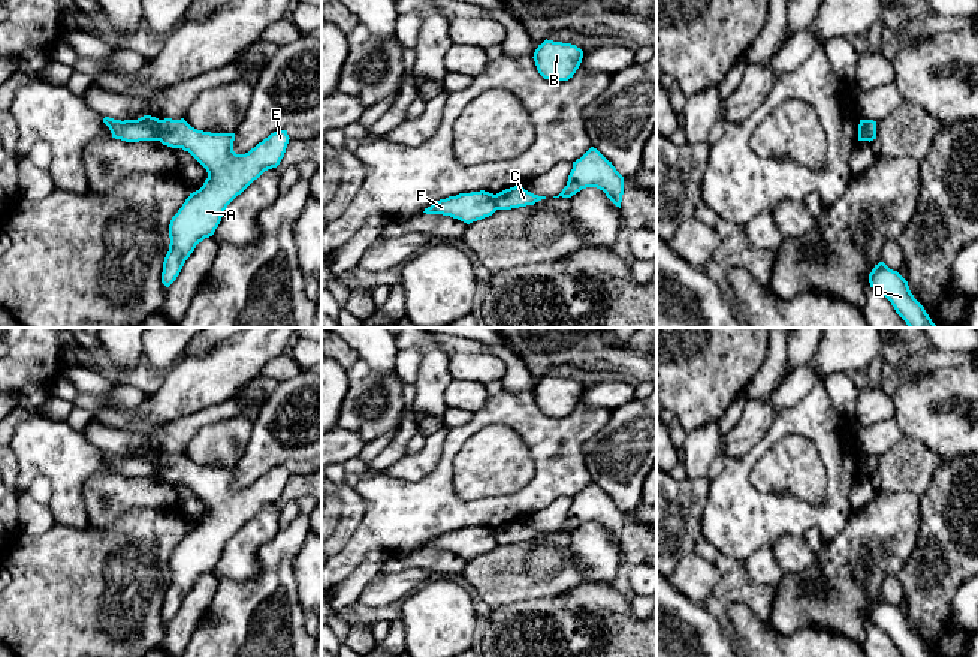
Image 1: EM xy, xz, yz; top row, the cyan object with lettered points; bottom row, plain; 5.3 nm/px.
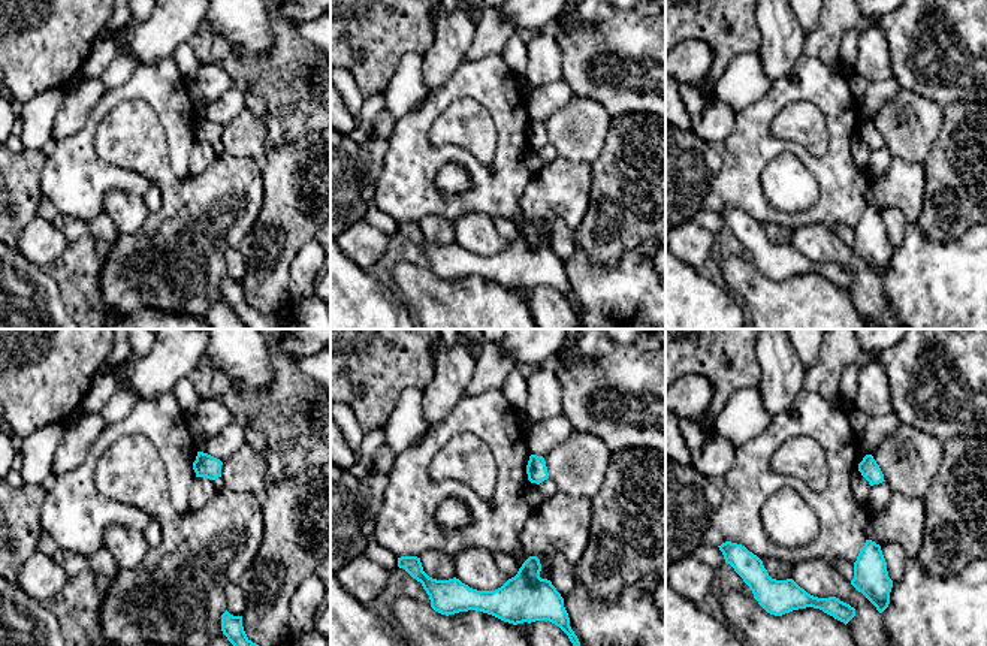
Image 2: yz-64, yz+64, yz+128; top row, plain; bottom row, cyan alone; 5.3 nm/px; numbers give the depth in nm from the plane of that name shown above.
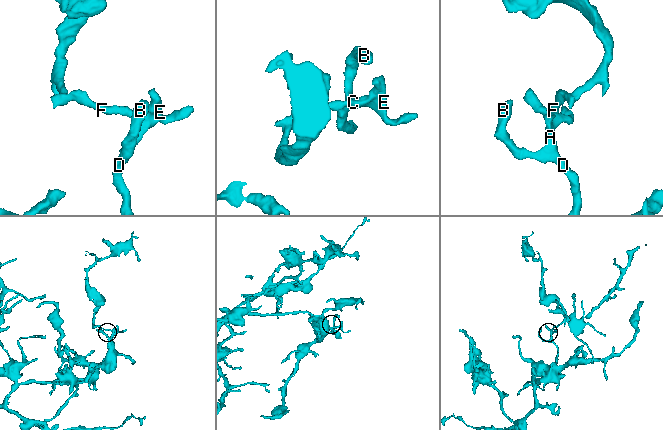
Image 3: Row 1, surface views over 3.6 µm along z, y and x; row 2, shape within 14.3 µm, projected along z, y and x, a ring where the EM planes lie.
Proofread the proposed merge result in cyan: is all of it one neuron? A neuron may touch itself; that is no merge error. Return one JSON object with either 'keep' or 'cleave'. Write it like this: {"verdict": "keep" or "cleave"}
{"verdict": "cleave"}

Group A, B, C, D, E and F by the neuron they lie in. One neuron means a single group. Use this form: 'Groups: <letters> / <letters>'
Groups: A B C D E / F

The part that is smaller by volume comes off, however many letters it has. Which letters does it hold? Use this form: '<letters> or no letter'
F

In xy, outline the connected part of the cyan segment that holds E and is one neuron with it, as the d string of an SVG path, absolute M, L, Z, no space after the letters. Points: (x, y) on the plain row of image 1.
M184 453L160 455L159 476L172 483L188 486L208 507L203 521L190 528L169 560L169 587L163 597L162 618L169 623L179 611L196 581L214 570L227 540L265 506L277 503L289 479L287 465L277 465L245 489L233 486L235 468L211 468L191 462Z

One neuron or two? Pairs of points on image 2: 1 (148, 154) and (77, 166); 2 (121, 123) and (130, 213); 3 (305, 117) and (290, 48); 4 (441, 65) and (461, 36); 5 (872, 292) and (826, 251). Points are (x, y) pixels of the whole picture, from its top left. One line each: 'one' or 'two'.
1: two
2: two
3: one
4: one
5: one

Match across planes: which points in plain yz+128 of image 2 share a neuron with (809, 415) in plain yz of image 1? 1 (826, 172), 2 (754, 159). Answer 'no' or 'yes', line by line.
1: yes
2: yes

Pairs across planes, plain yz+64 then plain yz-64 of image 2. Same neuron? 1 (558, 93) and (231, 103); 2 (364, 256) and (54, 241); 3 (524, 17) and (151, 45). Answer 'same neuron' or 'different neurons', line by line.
1: same neuron
2: same neuron
3: same neuron

